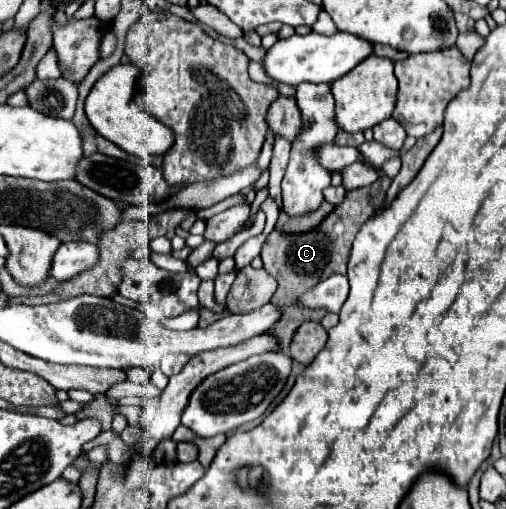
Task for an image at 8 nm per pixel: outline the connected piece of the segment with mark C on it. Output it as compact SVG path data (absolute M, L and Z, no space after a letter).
M381 175L373 185L361 187L347 191L345 201L337 205L323 221L319 227L307 231L307 233L281 233L279 229L273 229L261 249L261 259L265 263L265 271L277 281L277 291L271 299L275 307L283 311L281 319L267 331L275 333L275 339L279 341L279 349L287 353L289 343L299 329L301 323L305 321L321 321L327 315L327 309L303 309L297 299L303 295L303 291L315 287L319 281L335 275L335 273L345 273L347 271L347 257L351 253L351 245L355 235L359 233L361 225L375 213L385 199L385 193L391 185L391 179L387 175Z

